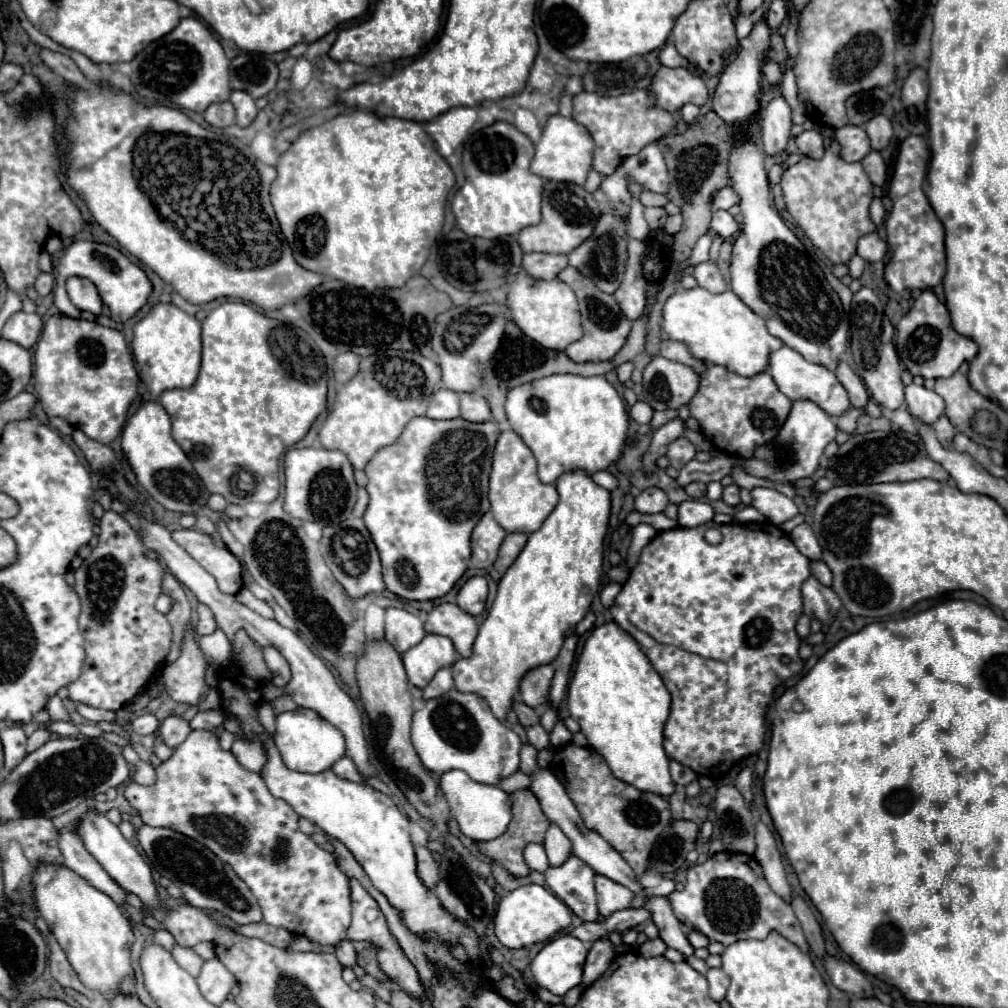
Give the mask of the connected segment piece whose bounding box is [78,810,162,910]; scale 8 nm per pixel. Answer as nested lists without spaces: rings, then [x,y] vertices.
[[[90,810],[86,812],[82,818],[80,818],[80,824],[78,824],[78,834],[80,838],[84,840],[88,852],[104,866],[104,870],[126,890],[126,892],[132,892],[136,894],[148,908],[156,910],[162,906],[162,900],[158,896],[158,890],[156,890],[156,884],[152,880],[152,872],[150,872],[150,866],[144,862],[144,858],[140,856],[140,852],[120,834],[118,826],[114,826],[104,814],[96,812],[96,810]]]

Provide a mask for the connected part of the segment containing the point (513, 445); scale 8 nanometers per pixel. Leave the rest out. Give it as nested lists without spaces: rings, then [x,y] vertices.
[[[502,430],[500,438],[496,442],[494,450],[494,462],[492,462],[492,474],[490,474],[490,512],[494,520],[506,530],[506,532],[522,532],[532,534],[544,520],[550,516],[552,508],[558,504],[556,486],[554,484],[542,484],[538,478],[538,462],[532,454],[532,450],[524,444],[524,440],[514,430]]]

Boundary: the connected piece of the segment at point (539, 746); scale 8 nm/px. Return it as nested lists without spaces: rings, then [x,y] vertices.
[[[541,724],[525,728],[529,742],[539,751],[550,745],[549,733]]]

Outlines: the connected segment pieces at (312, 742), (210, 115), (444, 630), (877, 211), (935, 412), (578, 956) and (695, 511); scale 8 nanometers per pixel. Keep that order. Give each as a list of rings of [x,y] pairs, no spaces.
[[[298,708],[294,712],[282,712],[276,716],[274,744],[290,770],[306,774],[320,774],[324,770],[330,770],[332,764],[336,764],[346,754],[344,734],[334,724],[324,720],[320,714],[306,708]]]
[[[220,102],[220,104],[210,104],[208,110],[204,112],[204,120],[214,126],[214,128],[226,128],[234,124],[234,106],[230,102]]]
[[[440,604],[436,606],[424,624],[428,634],[440,634],[454,642],[456,652],[462,658],[472,656],[472,646],[478,634],[478,622],[472,614],[460,610],[456,604]]]
[[[874,198],[872,206],[870,206],[870,218],[872,218],[872,222],[874,222],[876,226],[880,226],[880,224],[884,222],[884,216],[886,216],[886,210],[884,210],[880,198]]]
[[[906,386],[906,406],[914,418],[922,424],[934,424],[944,414],[944,400],[924,386]]]
[[[568,934],[552,938],[530,964],[536,984],[556,996],[564,996],[570,988],[582,984],[588,948],[586,942]]]
[[[686,500],[678,510],[678,524],[682,528],[694,528],[714,520],[714,508],[702,500]]]

